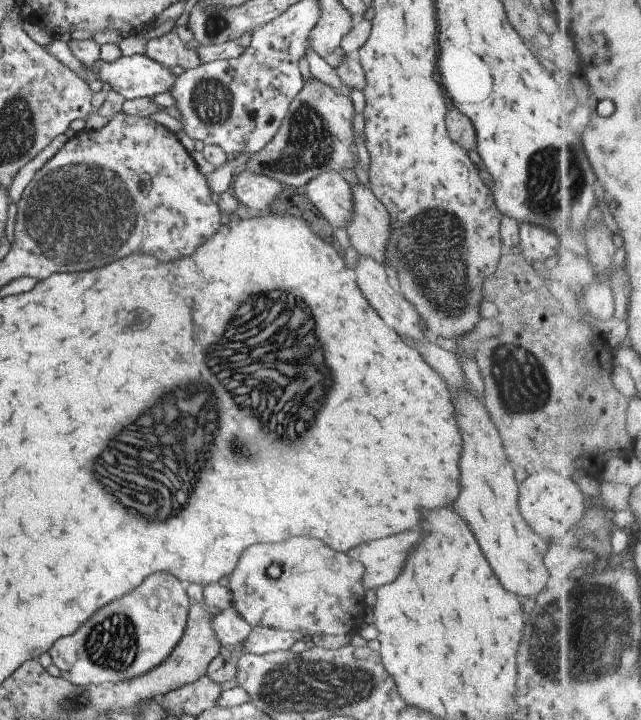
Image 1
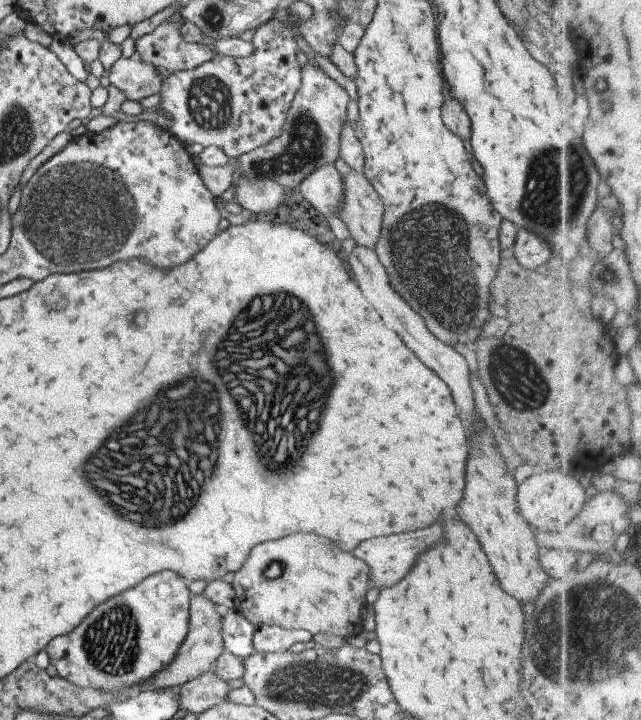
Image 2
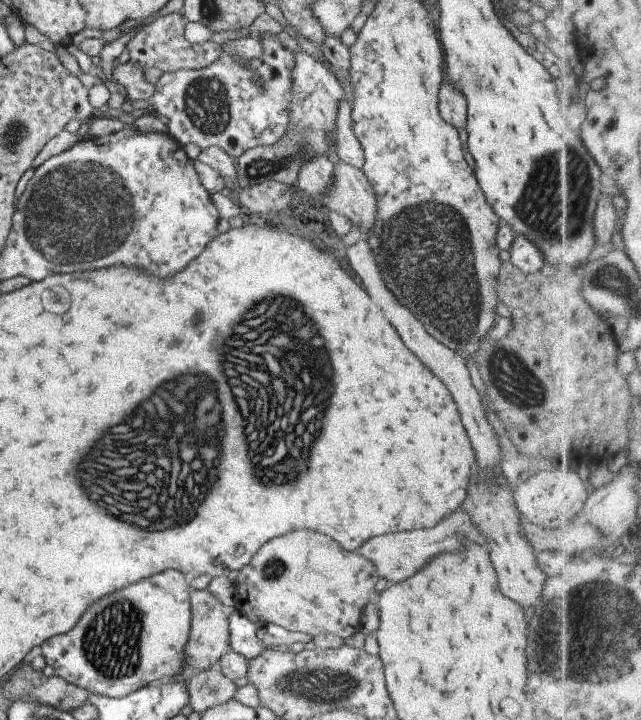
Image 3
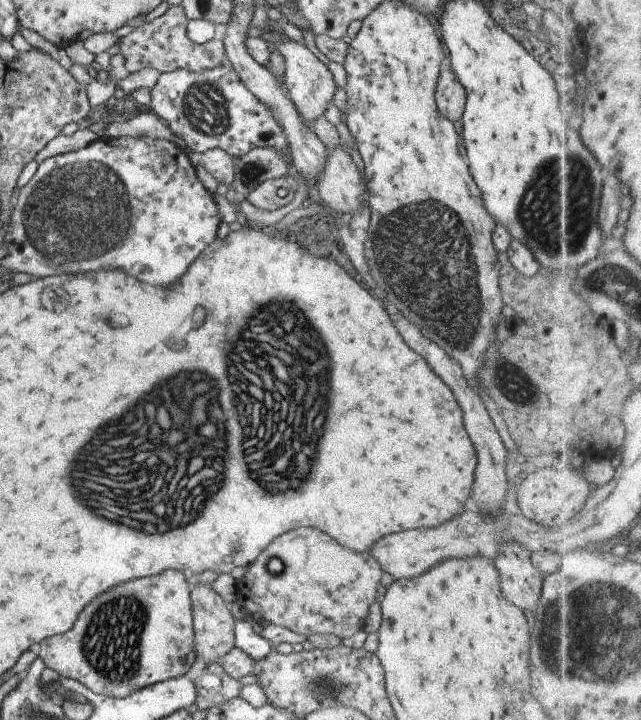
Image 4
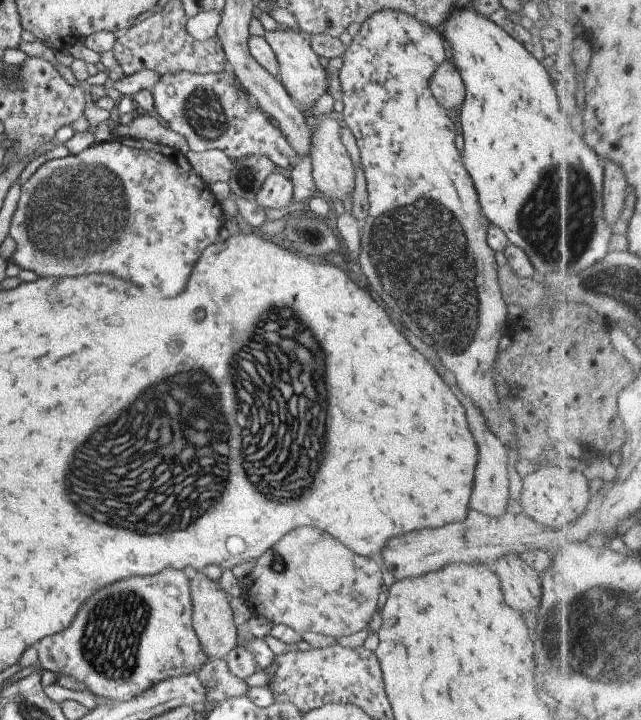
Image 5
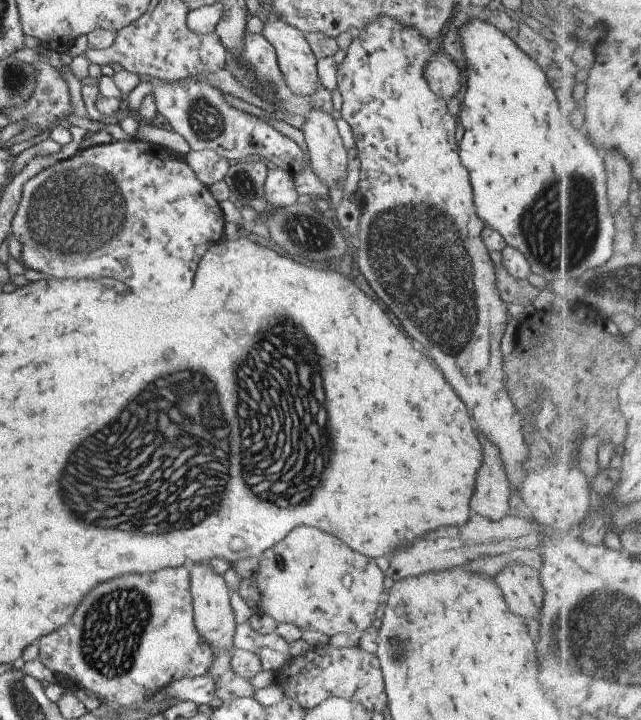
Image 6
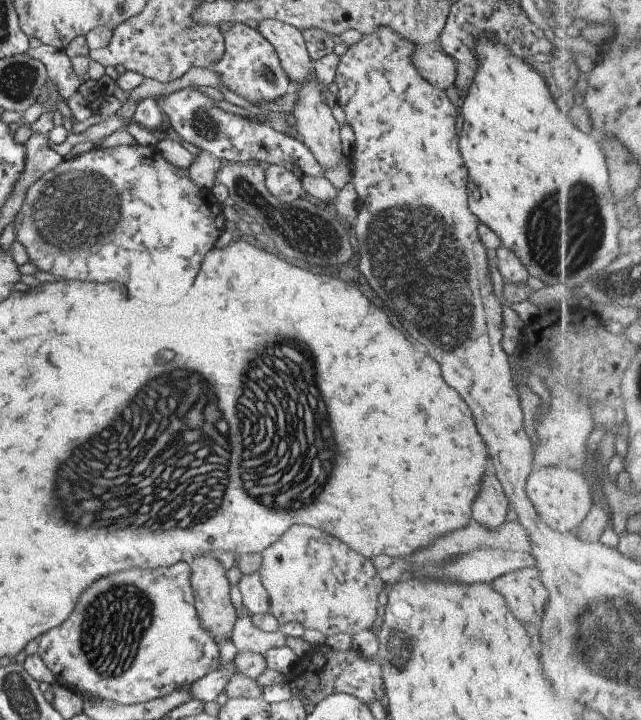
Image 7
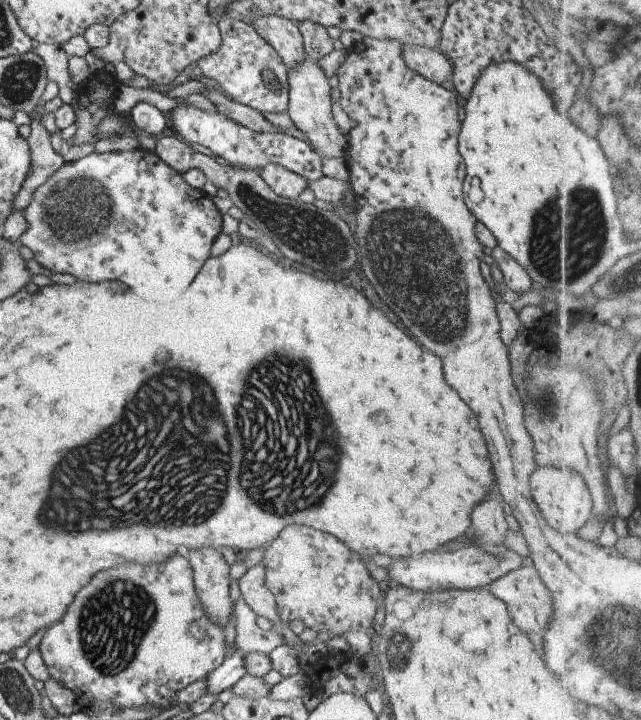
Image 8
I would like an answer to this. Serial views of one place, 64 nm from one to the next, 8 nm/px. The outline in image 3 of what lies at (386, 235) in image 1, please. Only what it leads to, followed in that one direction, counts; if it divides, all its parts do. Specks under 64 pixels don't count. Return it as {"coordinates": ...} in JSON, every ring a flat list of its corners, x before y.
{"coordinates":[[344,161,334,163,332,184,334,186,324,196,324,207,328,212,334,211,336,214,348,218,351,226,360,227,359,230,367,236,367,241,372,236,372,228,374,228,374,222,376,222,376,214,378,214,378,200,376,200,372,184,368,182,368,178,366,178,362,169,350,166]]}

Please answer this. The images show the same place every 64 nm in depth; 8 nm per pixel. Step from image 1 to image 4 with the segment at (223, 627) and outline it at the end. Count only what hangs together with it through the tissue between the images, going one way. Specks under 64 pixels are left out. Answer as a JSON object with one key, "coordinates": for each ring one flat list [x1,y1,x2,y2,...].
{"coordinates":[[249,617,244,620,234,619,234,646,258,662,273,650,273,645,268,640,254,632,252,620]]}

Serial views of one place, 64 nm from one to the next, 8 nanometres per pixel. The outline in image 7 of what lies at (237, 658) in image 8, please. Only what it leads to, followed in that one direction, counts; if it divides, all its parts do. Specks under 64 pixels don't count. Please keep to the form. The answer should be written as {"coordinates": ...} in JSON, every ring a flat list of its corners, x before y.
{"coordinates":[[234,661,230,664,226,664,224,668,215,670,214,672,209,672,206,676,199,678,196,682,192,684,184,684,182,688,178,690,190,690,192,698,194,700,200,700,200,702,211,702,220,696,220,693,224,693,224,688,228,684,228,680,234,676,234,674,240,673,236,670,234,666]]}

